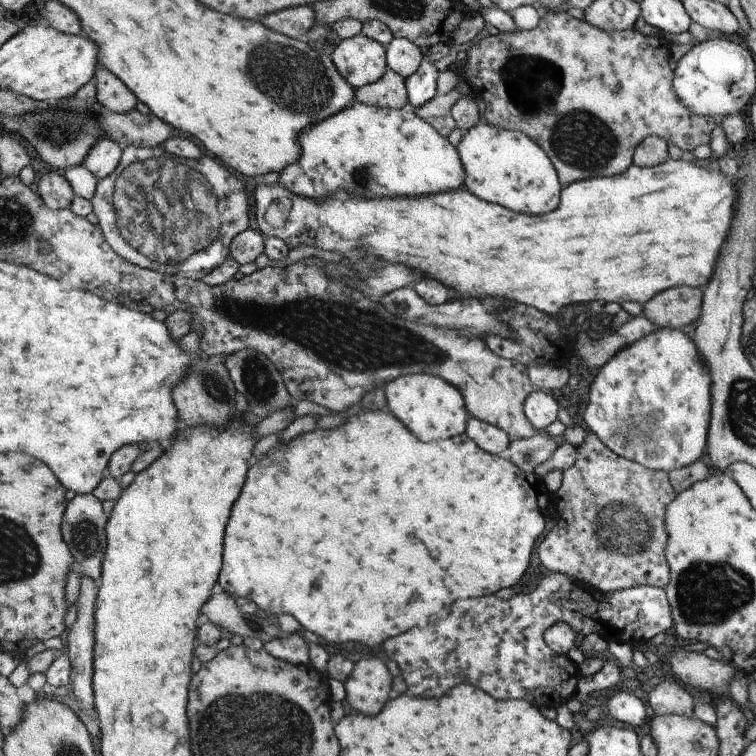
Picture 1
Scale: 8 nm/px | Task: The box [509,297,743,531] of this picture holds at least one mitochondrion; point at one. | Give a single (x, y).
(646, 428)

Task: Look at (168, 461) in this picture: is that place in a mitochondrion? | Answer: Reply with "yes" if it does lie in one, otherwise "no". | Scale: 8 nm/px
no

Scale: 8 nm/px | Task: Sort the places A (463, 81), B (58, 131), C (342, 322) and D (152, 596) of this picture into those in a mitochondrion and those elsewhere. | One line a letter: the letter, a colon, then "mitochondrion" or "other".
A: other
B: mitochondrion
C: mitochondrion
D: other

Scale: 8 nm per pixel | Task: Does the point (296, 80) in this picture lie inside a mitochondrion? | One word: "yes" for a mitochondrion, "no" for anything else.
yes

